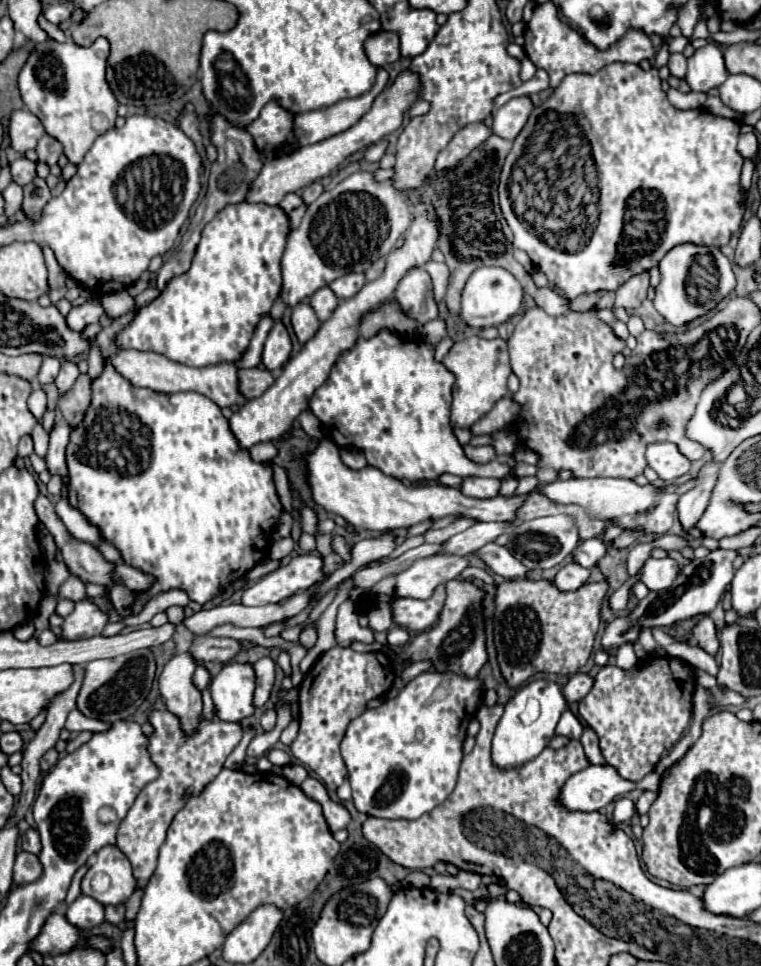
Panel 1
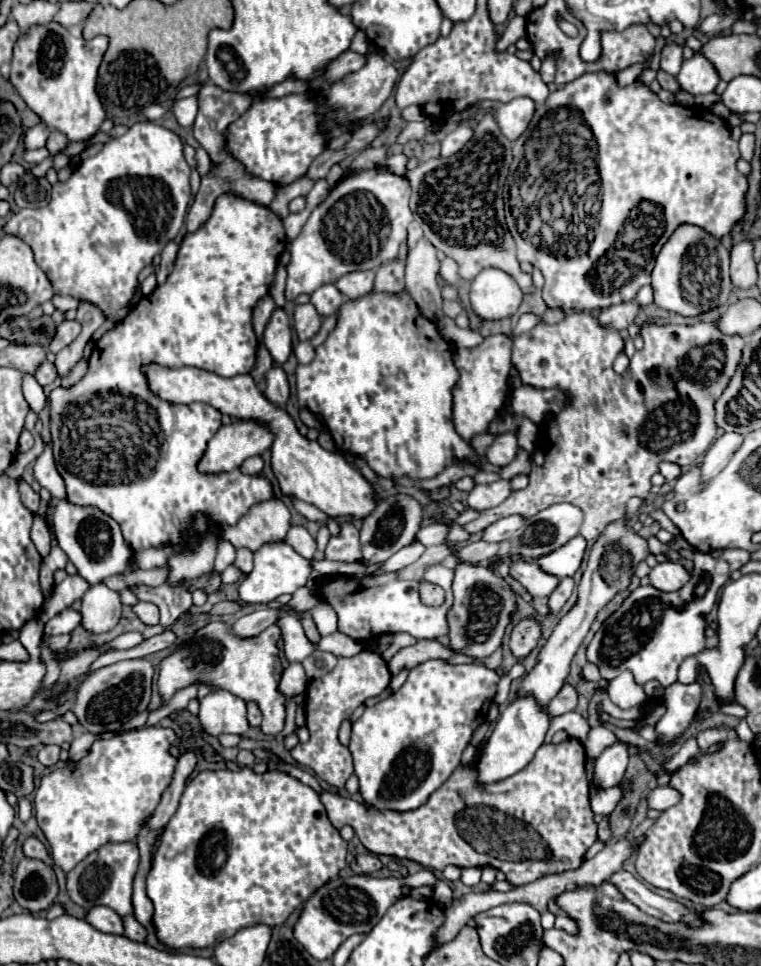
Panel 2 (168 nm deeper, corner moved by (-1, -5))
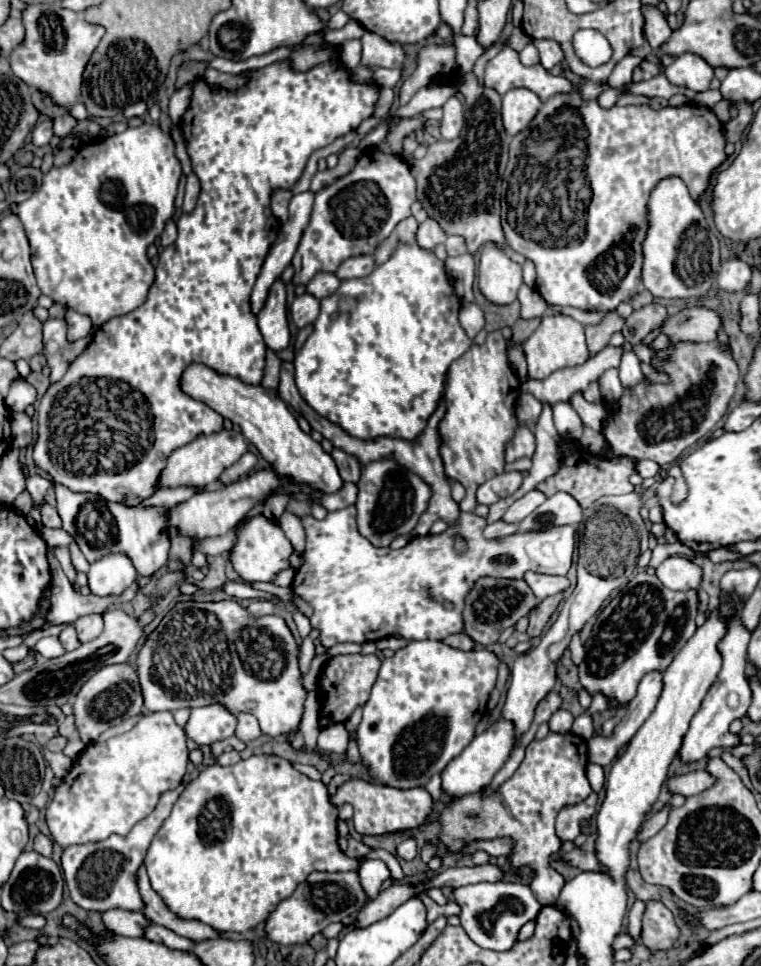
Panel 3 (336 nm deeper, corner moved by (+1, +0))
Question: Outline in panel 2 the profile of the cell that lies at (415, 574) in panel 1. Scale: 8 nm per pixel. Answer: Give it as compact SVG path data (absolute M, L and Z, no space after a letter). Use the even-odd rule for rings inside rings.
M477 541L471 543L467 547L463 547L461 551L457 551L457 561L461 563L469 563L469 565L479 565L485 559L495 557L499 549L499 543L485 543L485 541Z

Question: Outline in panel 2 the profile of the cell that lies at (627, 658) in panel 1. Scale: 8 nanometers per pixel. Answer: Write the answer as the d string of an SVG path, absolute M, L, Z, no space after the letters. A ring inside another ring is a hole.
M623 671L609 683L609 699L617 703L621 709L631 709L635 703L643 703L647 699L643 685L639 685L631 671Z

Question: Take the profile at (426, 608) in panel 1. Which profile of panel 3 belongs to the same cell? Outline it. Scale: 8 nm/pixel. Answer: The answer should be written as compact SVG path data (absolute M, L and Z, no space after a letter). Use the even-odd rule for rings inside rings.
M347 506L343 510L329 512L323 520L315 520L313 516L301 518L307 534L307 544L303 552L303 564L293 578L291 590L313 606L313 616L309 618L311 628L319 630L319 640L327 648L339 642L377 642L391 636L391 632L401 634L401 638L405 640L443 640L449 634L463 632L465 598L479 578L491 576L519 580L529 570L539 574L565 576L571 568L571 558L575 550L575 526L553 526L547 530L529 530L497 540L487 540L483 536L487 520L473 512L461 512L457 522L449 526L443 534L413 536L407 546L399 550L377 548L359 534L355 514L355 506ZM455 538L465 540L465 552L459 554L455 550ZM443 602L453 602L453 610L447 610Z

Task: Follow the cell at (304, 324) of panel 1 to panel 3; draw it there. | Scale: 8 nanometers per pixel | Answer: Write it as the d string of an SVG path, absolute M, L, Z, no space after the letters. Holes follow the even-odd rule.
M301 294L291 304L291 318L297 324L297 328L303 328L307 324L313 324L313 320L319 316L319 300L311 294Z

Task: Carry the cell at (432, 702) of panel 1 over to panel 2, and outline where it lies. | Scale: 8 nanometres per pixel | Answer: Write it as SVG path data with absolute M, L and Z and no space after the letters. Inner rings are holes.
M441 659L425 661L409 671L405 685L381 699L353 723L349 751L353 755L355 775L359 779L359 793L369 807L379 811L415 811L427 803L433 791L437 791L451 773L461 765L461 755L471 741L473 731L487 719L489 705L497 691L499 675L481 663L447 665Z

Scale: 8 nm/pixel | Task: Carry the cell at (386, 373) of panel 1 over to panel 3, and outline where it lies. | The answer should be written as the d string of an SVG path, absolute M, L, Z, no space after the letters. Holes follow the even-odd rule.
M399 244L395 248L395 252L391 254L391 258L387 262L375 266L375 270L369 276L343 280L335 294L321 300L321 312L319 312L317 320L313 322L313 332L311 332L311 336L307 338L307 342L303 344L303 348L297 352L297 356L293 360L293 364L295 364L295 382L297 382L297 388L299 388L301 396L305 398L305 402L317 414L321 414L327 420L339 424L351 436L357 436L357 438L363 438L363 440L375 440L379 436L393 436L393 438L405 438L405 440L417 438L423 432L429 416L437 408L437 400L443 394L443 384L445 384L449 364L453 360L461 358L469 350L469 346L473 344L473 340L469 340L469 336L465 334L465 330L459 324L459 310L461 310L461 300L459 300L459 296L455 294L455 290L453 290L453 286L449 282L445 262L439 260L433 252L421 248L419 244Z

